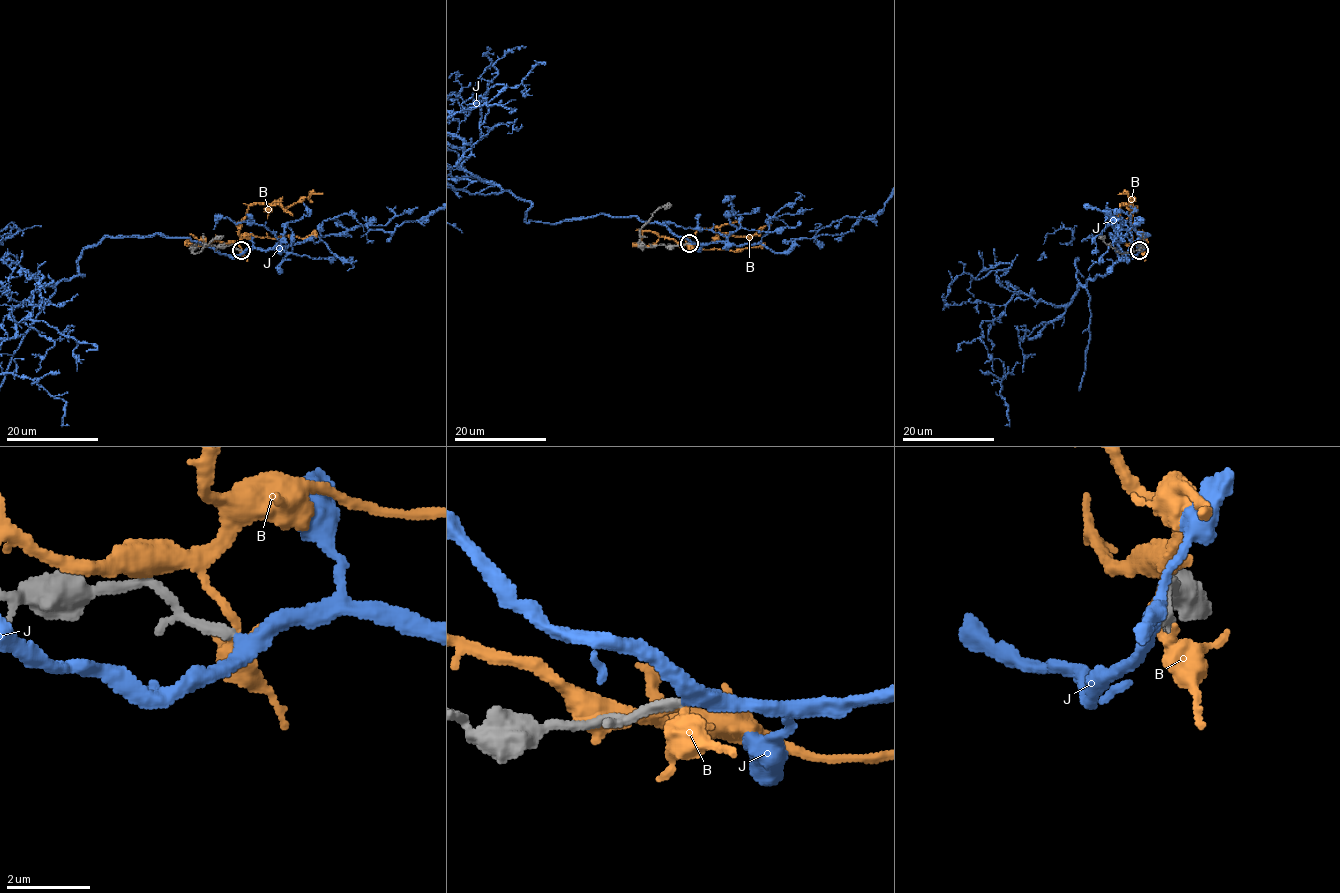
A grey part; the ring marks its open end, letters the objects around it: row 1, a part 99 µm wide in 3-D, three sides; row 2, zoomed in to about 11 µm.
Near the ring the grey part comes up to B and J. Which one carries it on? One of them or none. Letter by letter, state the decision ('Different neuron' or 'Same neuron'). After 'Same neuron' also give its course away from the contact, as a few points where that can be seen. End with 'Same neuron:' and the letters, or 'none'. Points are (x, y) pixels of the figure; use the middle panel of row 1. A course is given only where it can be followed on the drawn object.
B: Different neuron
J: Same neuron
Same neuron: J

